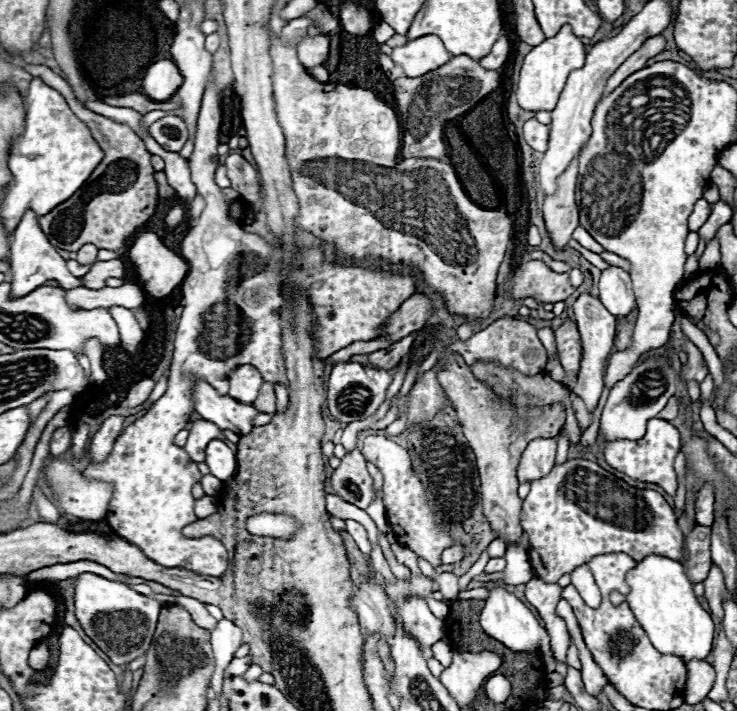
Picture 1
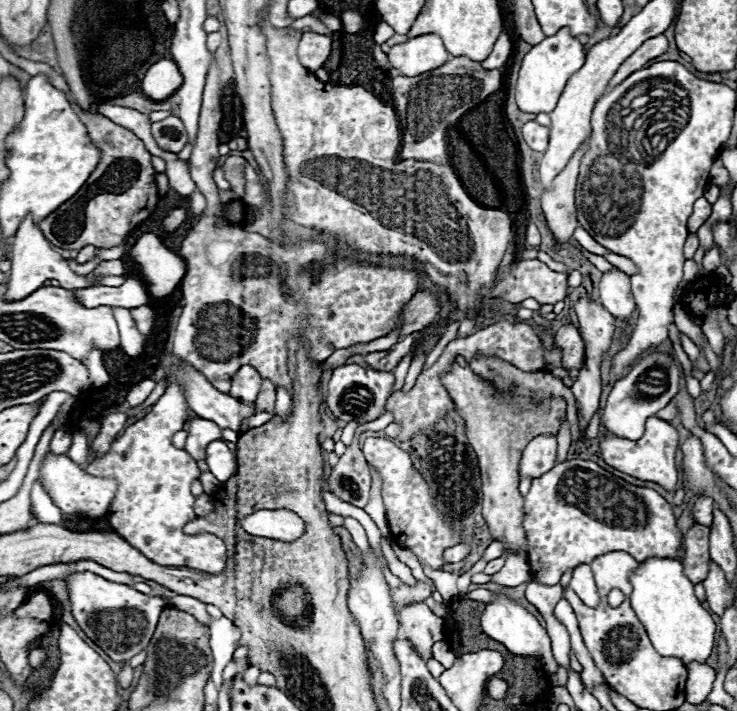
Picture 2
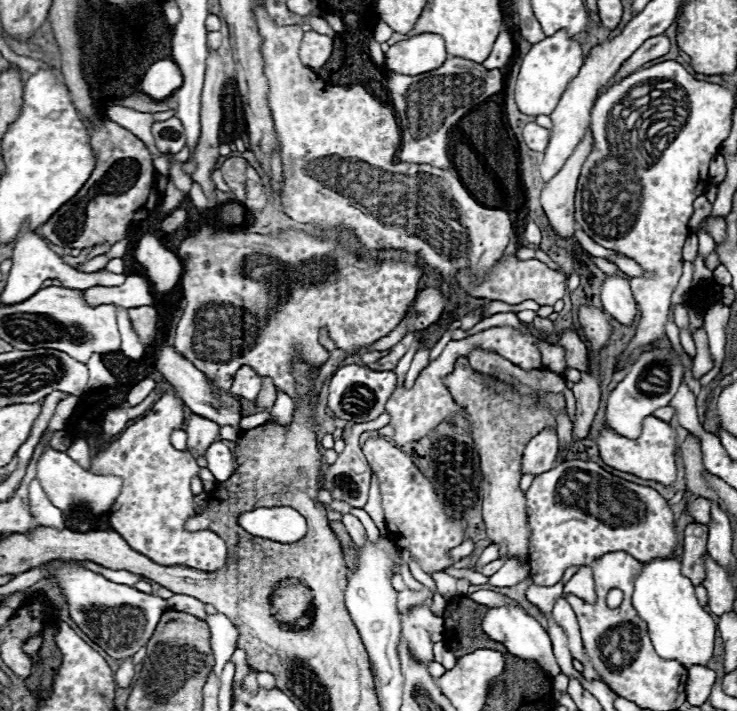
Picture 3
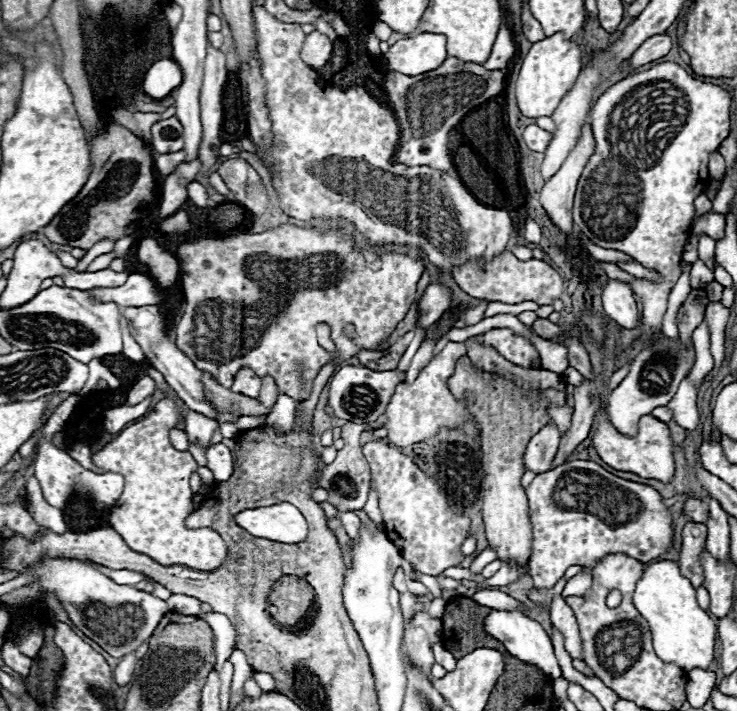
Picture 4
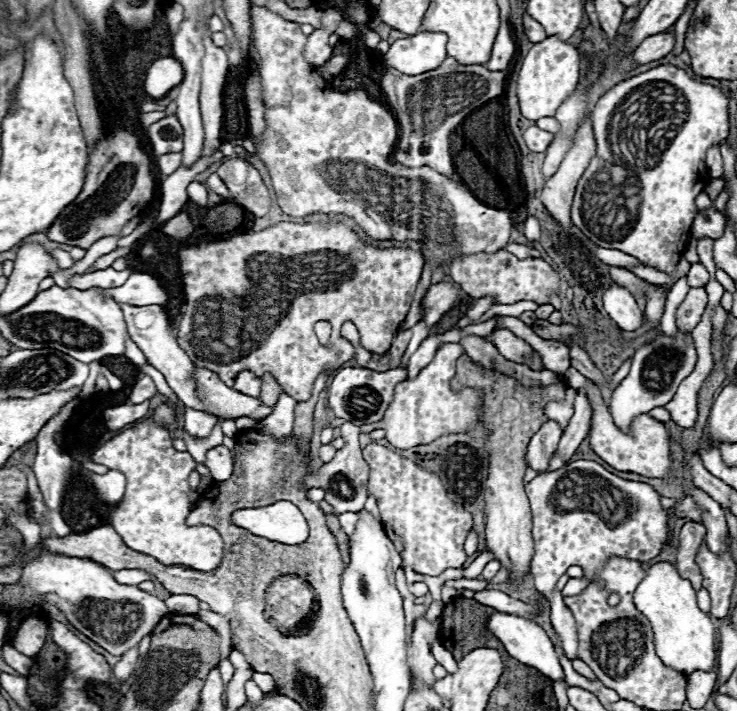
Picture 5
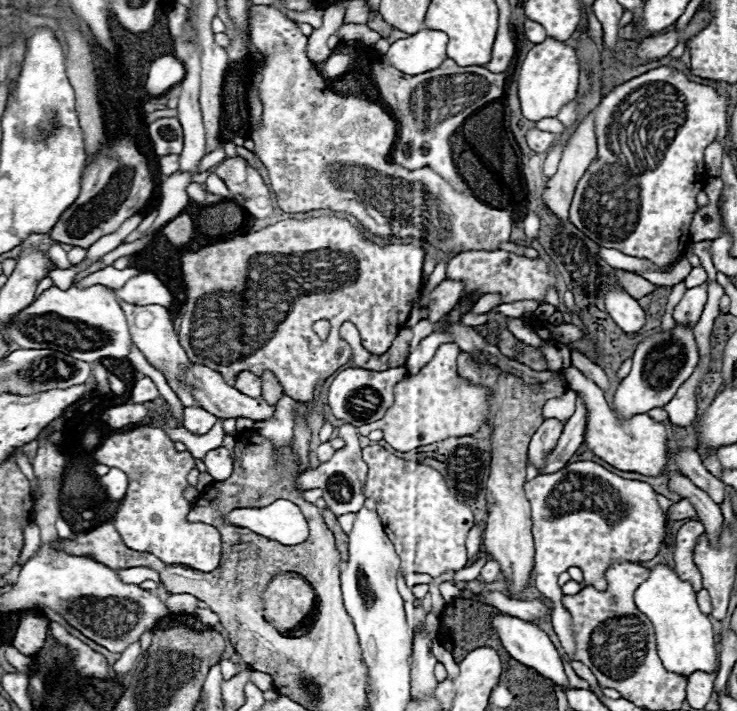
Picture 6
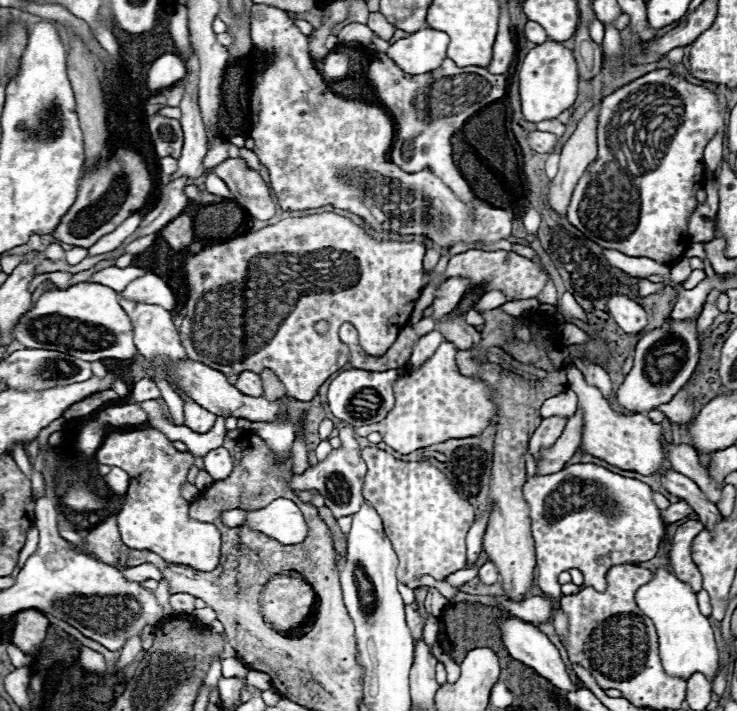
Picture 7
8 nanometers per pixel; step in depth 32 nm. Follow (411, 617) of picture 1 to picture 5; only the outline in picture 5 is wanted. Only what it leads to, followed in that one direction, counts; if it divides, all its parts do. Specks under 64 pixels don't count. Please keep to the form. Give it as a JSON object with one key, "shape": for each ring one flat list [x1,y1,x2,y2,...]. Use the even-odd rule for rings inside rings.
{"shape":[[426,616,416,618,410,636,408,636,408,664,418,680,424,680,424,684,432,686,434,676,432,668,436,666,436,660,430,652,430,644,438,640,440,622,430,622]]}

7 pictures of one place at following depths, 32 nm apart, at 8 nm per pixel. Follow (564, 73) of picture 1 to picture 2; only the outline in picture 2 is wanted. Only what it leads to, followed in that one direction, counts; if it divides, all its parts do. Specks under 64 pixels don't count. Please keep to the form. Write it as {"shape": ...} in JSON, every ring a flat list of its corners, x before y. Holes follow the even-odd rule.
{"shape":[[560,28,558,34,544,38,540,44,532,46,532,50,524,56,518,86,516,86,516,102,520,110,530,114,552,112,552,108,556,108,560,92,568,82,568,76,572,76,572,72,582,68,584,56,586,56,584,46,580,44,578,38,570,34,568,28]]}

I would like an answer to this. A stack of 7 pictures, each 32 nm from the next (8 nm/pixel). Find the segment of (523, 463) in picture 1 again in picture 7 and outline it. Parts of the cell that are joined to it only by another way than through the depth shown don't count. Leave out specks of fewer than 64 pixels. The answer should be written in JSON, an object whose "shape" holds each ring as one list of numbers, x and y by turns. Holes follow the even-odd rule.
{"shape":[[558,416,542,420,542,424,536,428,536,432,530,438,530,454,534,456,536,462,540,460,540,448,550,448,556,444,566,422,568,422,566,418,558,418]]}

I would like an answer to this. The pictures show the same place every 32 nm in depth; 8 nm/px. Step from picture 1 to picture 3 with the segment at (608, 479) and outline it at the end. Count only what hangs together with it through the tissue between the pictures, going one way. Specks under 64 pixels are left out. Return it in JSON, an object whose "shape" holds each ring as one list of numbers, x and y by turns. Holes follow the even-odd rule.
{"shape":[[566,460,556,468,534,478,526,492,526,514,530,528,530,574,534,584,552,586,556,584,566,568,570,566,590,566,592,560,608,552,628,552,638,562,648,562,652,558,666,558,674,554,678,546,678,534,674,526,674,514,668,502,652,488,626,482,596,462]]}

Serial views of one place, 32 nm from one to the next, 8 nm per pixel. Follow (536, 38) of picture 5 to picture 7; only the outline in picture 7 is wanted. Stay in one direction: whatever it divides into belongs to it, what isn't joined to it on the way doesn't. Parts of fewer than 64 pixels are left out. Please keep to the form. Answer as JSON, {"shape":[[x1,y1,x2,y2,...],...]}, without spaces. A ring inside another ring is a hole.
{"shape":[[530,20,526,22,524,34,526,34,526,38,528,38,530,42,534,42,534,44,542,44,544,40,548,40,548,36,546,36,544,28,542,28,540,24,536,24,536,22,530,22]]}

